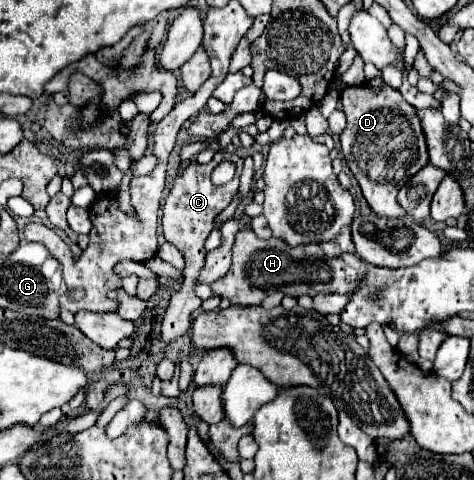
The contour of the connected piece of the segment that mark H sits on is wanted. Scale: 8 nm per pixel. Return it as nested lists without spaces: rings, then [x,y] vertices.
[[[245,229],[245,231],[239,231],[235,237],[231,269],[227,271],[227,275],[211,283],[211,291],[221,299],[229,299],[231,305],[259,305],[269,293],[275,293],[275,291],[281,291],[295,299],[299,295],[315,297],[317,293],[351,293],[359,289],[365,275],[367,275],[367,265],[355,253],[343,253],[341,257],[327,257],[319,247],[319,243],[303,243],[303,245],[291,247],[283,239],[275,239],[275,237],[259,239],[251,229]]]

